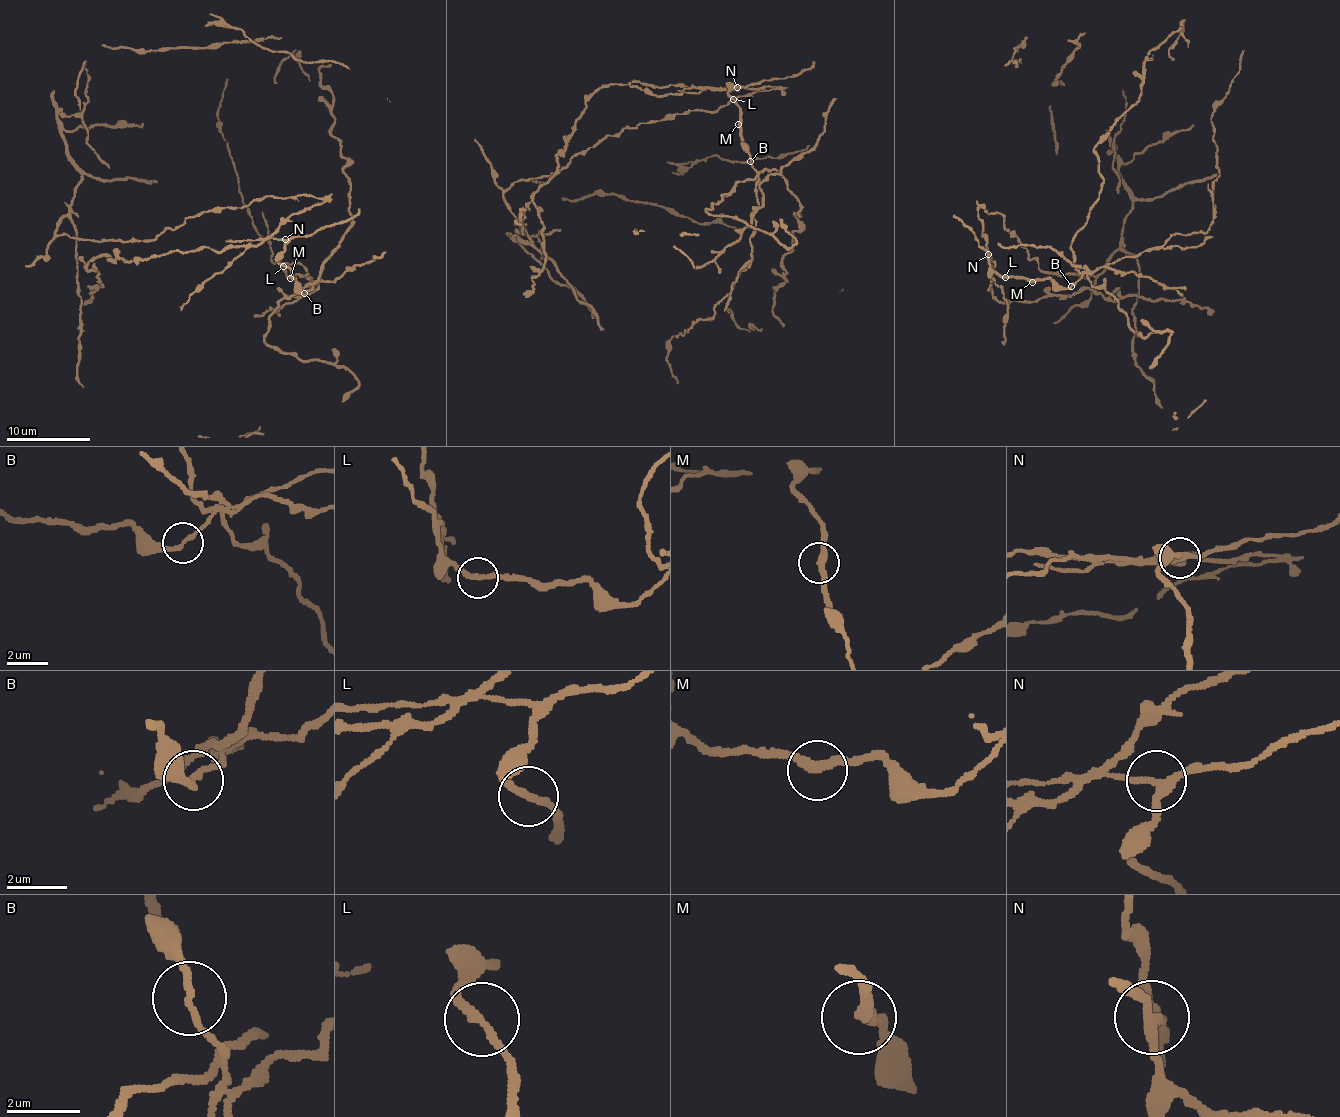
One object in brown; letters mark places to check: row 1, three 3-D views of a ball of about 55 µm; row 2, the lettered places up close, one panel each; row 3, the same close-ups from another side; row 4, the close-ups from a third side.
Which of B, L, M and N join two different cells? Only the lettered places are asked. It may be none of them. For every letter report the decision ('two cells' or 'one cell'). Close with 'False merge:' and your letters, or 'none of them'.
B: two cells
L: one cell
M: one cell
N: two cells
False merge: B, N

